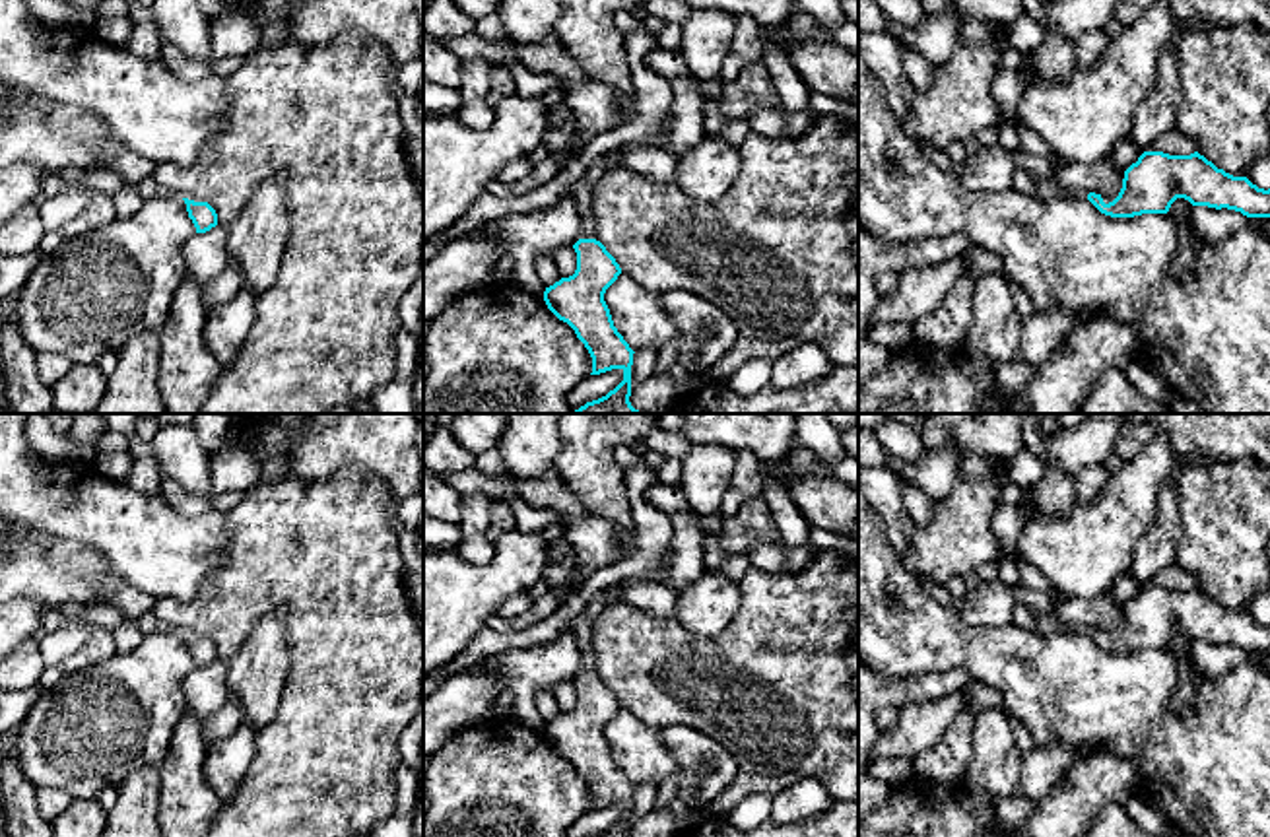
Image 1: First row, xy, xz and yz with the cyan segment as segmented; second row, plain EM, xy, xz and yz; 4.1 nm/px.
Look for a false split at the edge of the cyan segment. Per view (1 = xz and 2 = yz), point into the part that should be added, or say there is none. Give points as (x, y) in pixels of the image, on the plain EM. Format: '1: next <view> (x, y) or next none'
1: next xz (583, 626)
2: next yz (1111, 632)

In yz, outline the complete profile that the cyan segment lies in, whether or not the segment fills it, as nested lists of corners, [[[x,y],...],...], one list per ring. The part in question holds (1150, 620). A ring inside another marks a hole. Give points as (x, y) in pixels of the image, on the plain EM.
[[[1144,586],[1124,608],[1122,623],[1111,629],[1074,625],[1111,653],[1167,649],[1177,633],[1192,641],[1227,643],[1247,653],[1270,653],[1270,623],[1258,623],[1247,612],[1218,604],[1198,586],[1169,590]]]

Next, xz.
[[[608,586],[592,598],[588,606],[571,621],[581,649],[581,670],[573,680],[577,687],[577,705],[546,722],[544,736],[548,744],[567,757],[592,792],[592,808],[600,810],[612,804],[623,806],[623,816],[606,831],[592,837],[629,837],[633,785],[614,761],[610,744],[604,736],[606,724],[621,709],[616,693],[598,676],[592,649],[594,621],[604,610],[623,600],[623,586]]]

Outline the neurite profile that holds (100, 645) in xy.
[[[93,627],[85,645],[62,662],[64,672],[78,672],[99,664],[117,654],[113,633],[103,627]]]

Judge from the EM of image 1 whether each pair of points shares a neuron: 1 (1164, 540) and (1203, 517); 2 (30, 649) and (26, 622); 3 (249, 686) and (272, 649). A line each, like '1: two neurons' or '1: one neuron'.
1: two neurons
2: two neurons
3: one neuron

